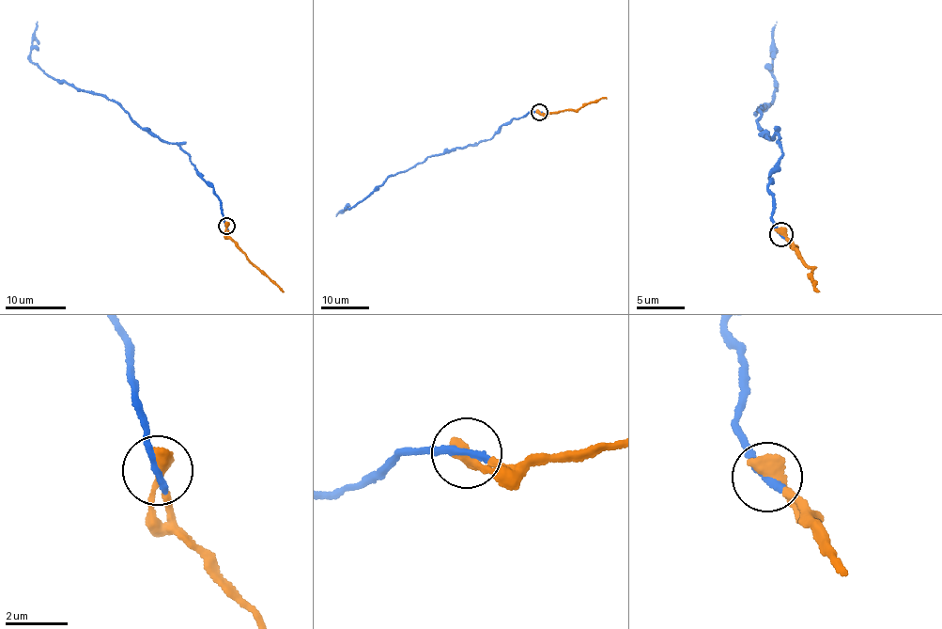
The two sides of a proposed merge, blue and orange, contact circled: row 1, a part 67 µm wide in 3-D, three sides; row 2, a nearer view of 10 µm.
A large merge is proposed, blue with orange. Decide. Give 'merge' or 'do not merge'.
merge

